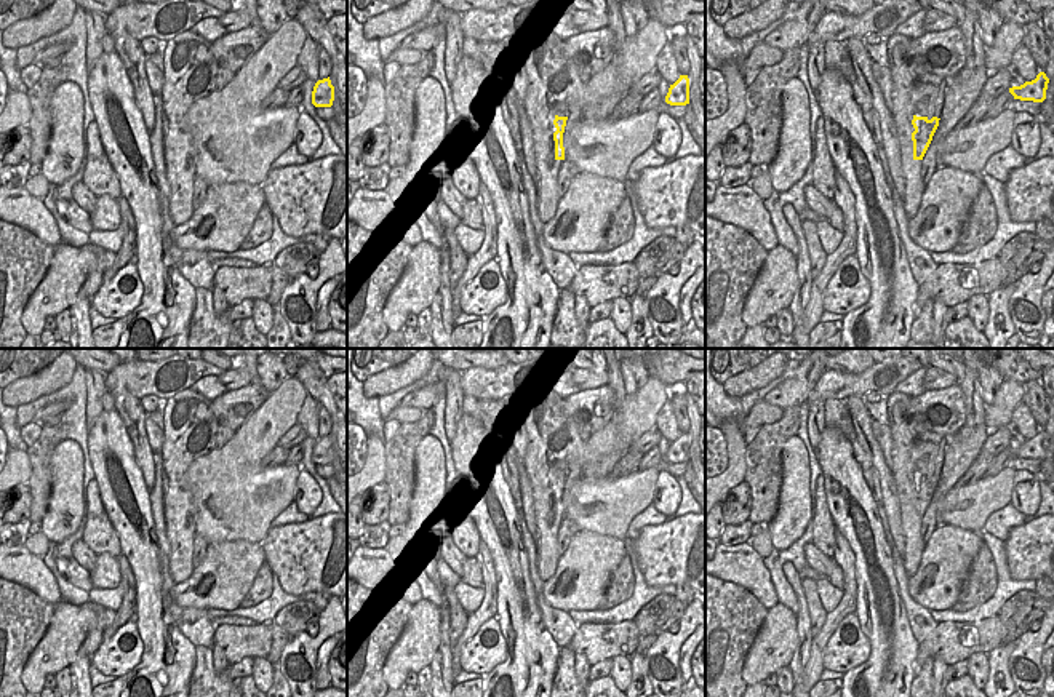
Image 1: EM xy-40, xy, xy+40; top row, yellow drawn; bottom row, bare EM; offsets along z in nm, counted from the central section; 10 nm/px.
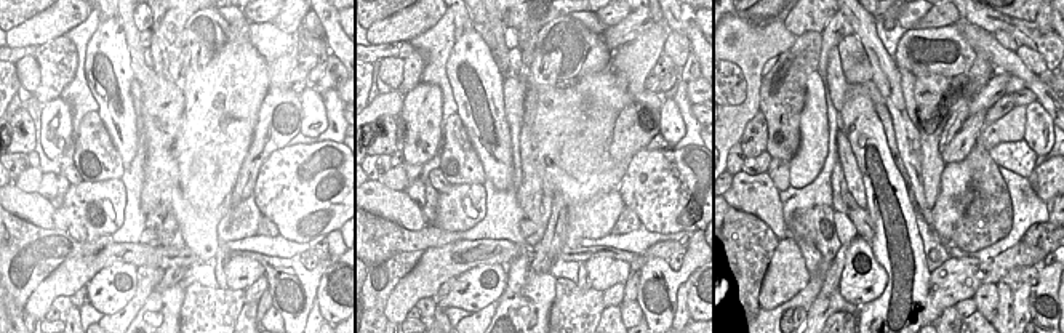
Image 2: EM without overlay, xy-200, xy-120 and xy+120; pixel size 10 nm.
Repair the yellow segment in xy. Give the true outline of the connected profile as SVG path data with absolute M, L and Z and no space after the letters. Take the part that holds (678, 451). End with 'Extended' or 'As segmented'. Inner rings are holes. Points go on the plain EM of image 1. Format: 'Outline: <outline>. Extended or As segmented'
Outline: M680 433L680 436L670 443L665 454L665 460L670 464L686 464L689 462L689 436L688 433Z. As segmented

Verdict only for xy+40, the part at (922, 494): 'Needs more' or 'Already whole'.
Already whole

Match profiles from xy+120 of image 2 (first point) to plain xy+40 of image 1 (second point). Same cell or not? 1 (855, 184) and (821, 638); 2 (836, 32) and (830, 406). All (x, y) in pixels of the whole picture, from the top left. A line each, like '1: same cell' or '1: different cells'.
1: same cell
2: different cells

